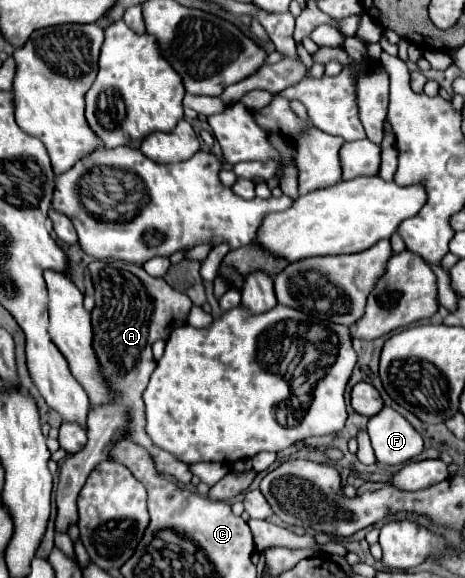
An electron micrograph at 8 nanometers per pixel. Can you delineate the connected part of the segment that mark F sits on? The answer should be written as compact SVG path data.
M384 407L368 421L368 435L378 463L400 465L422 453L420 433L394 409Z

